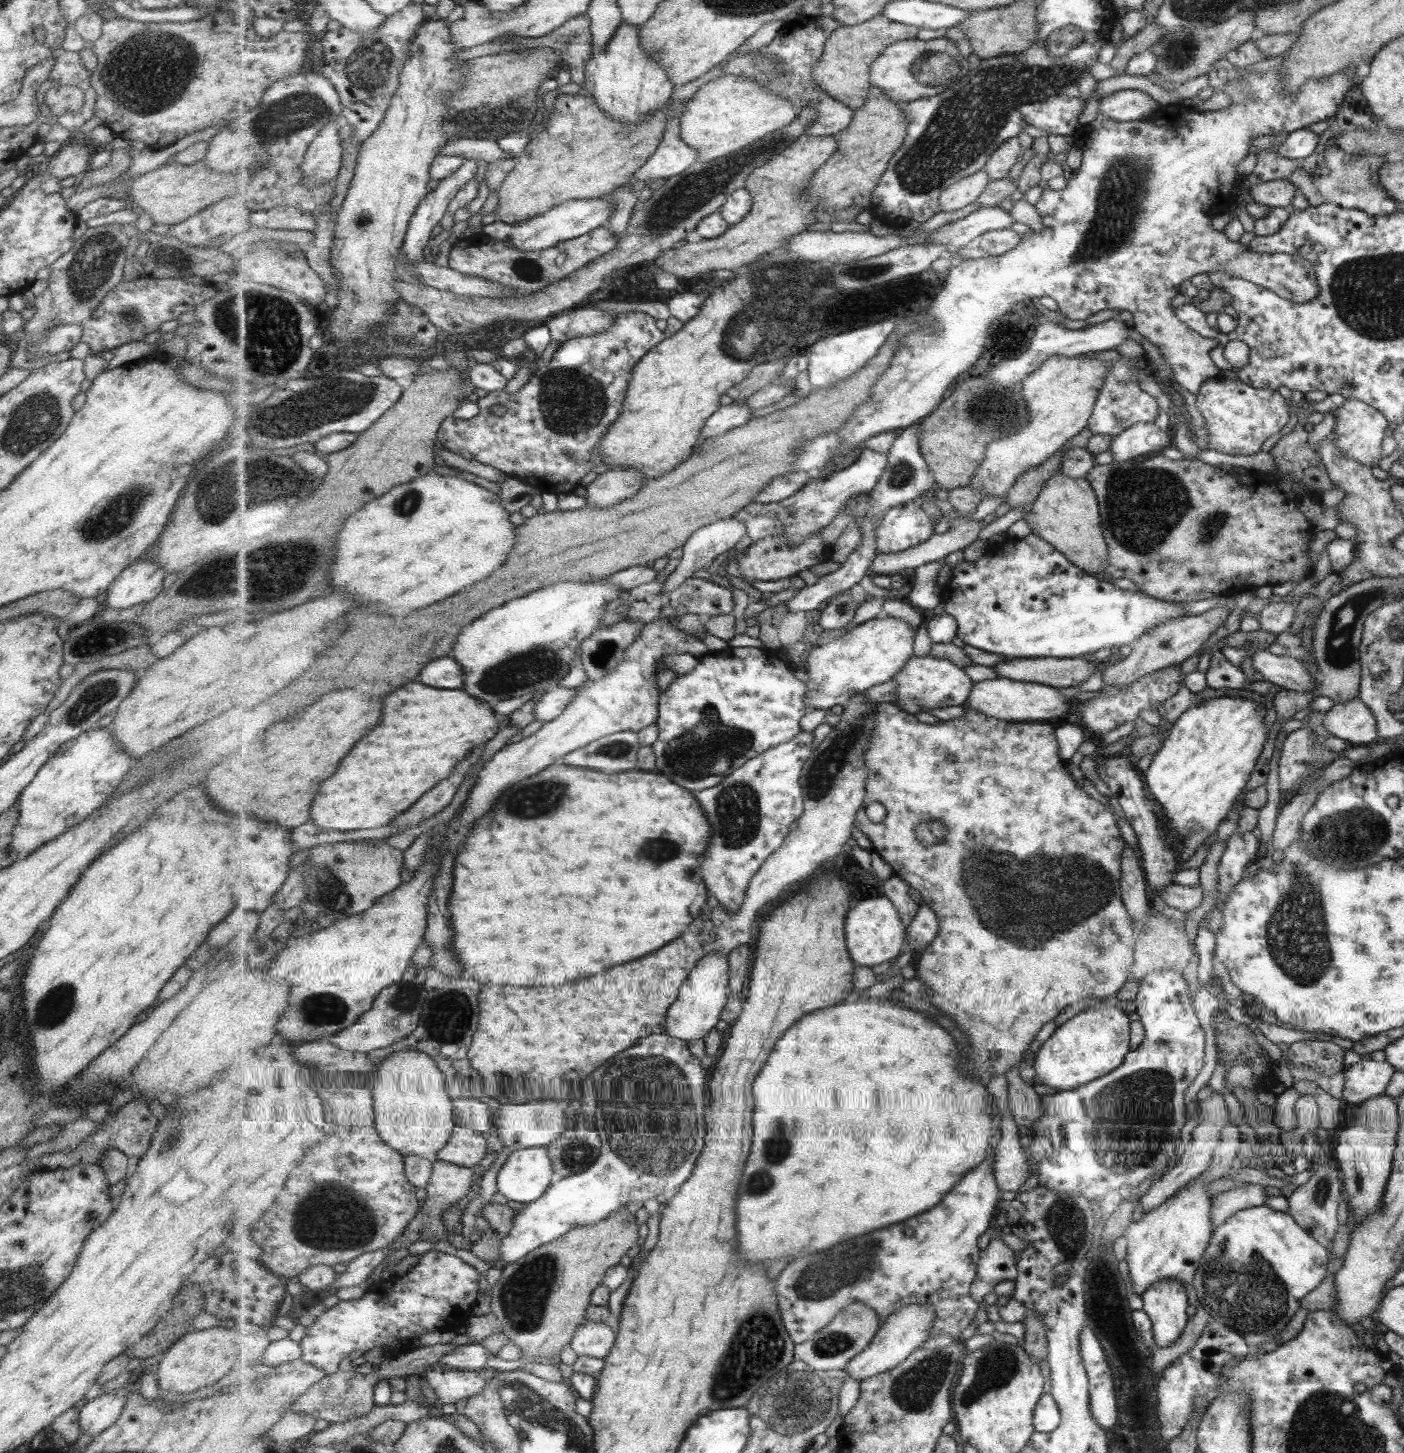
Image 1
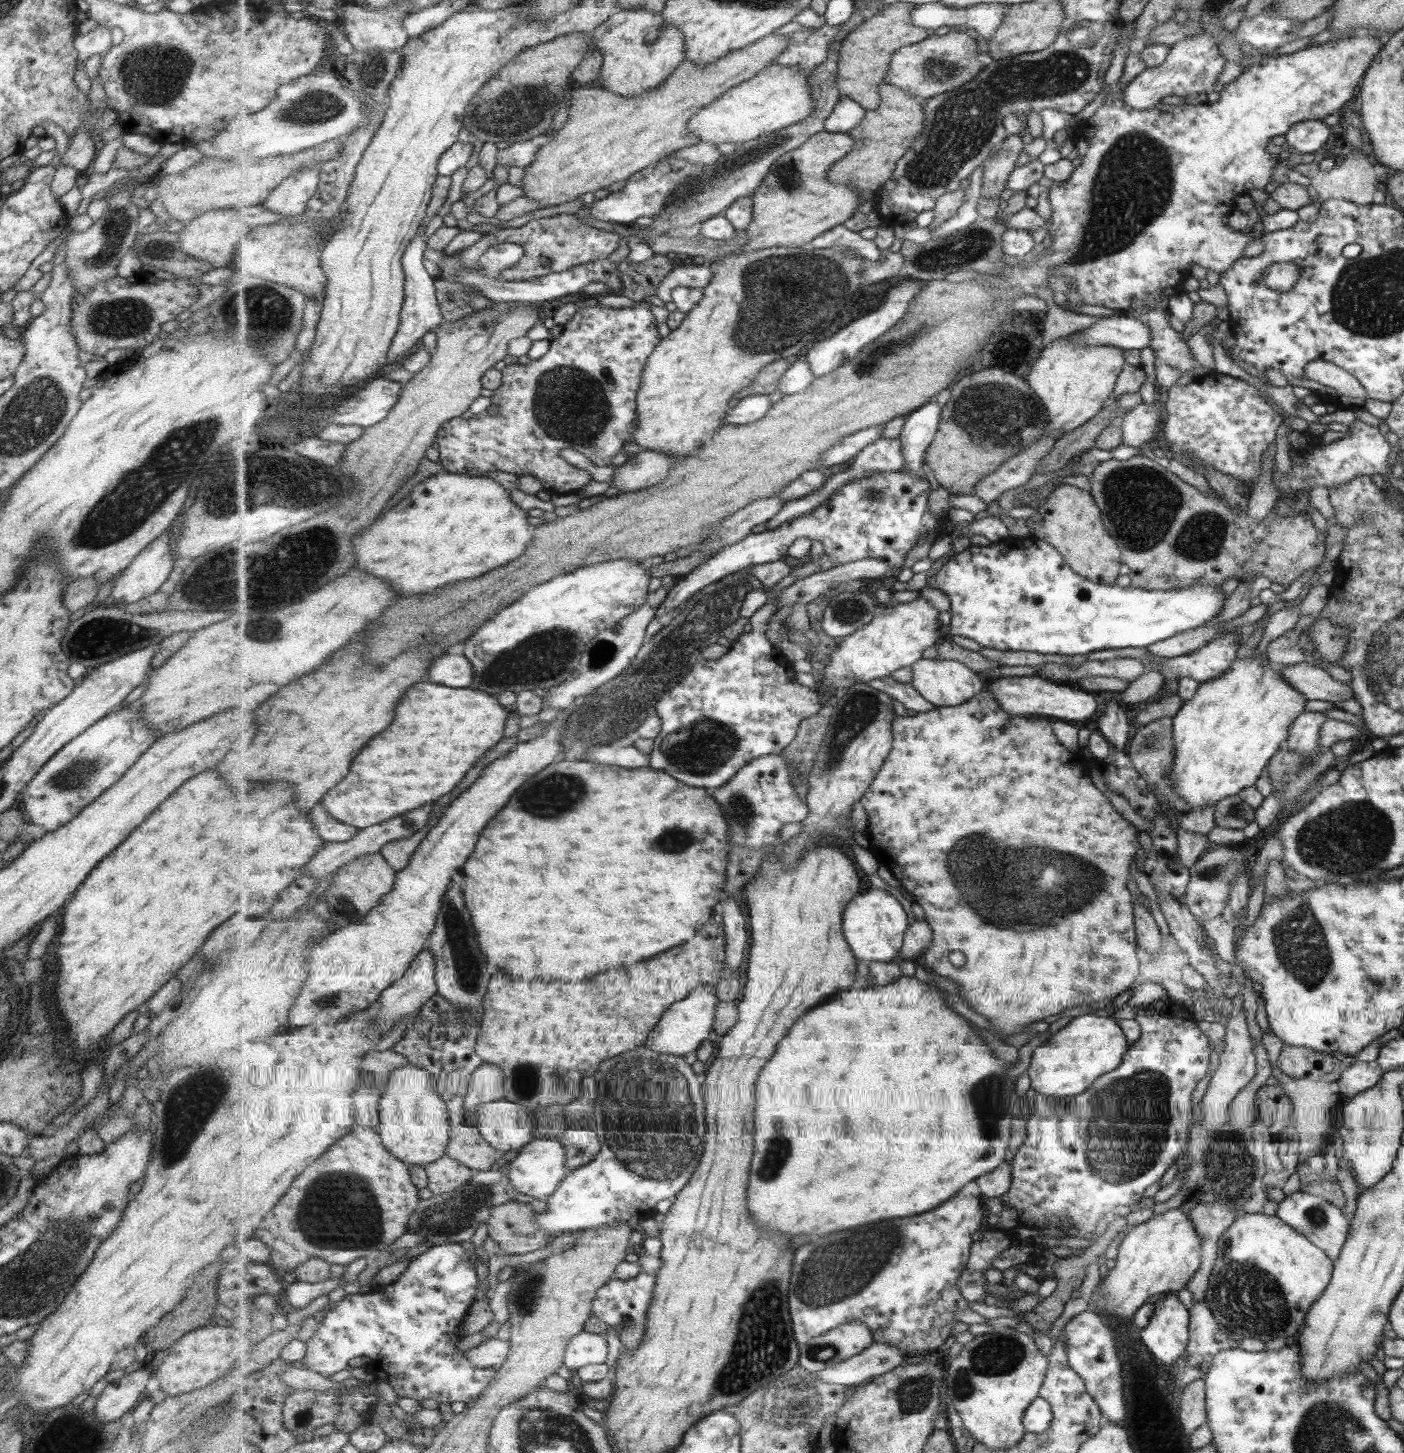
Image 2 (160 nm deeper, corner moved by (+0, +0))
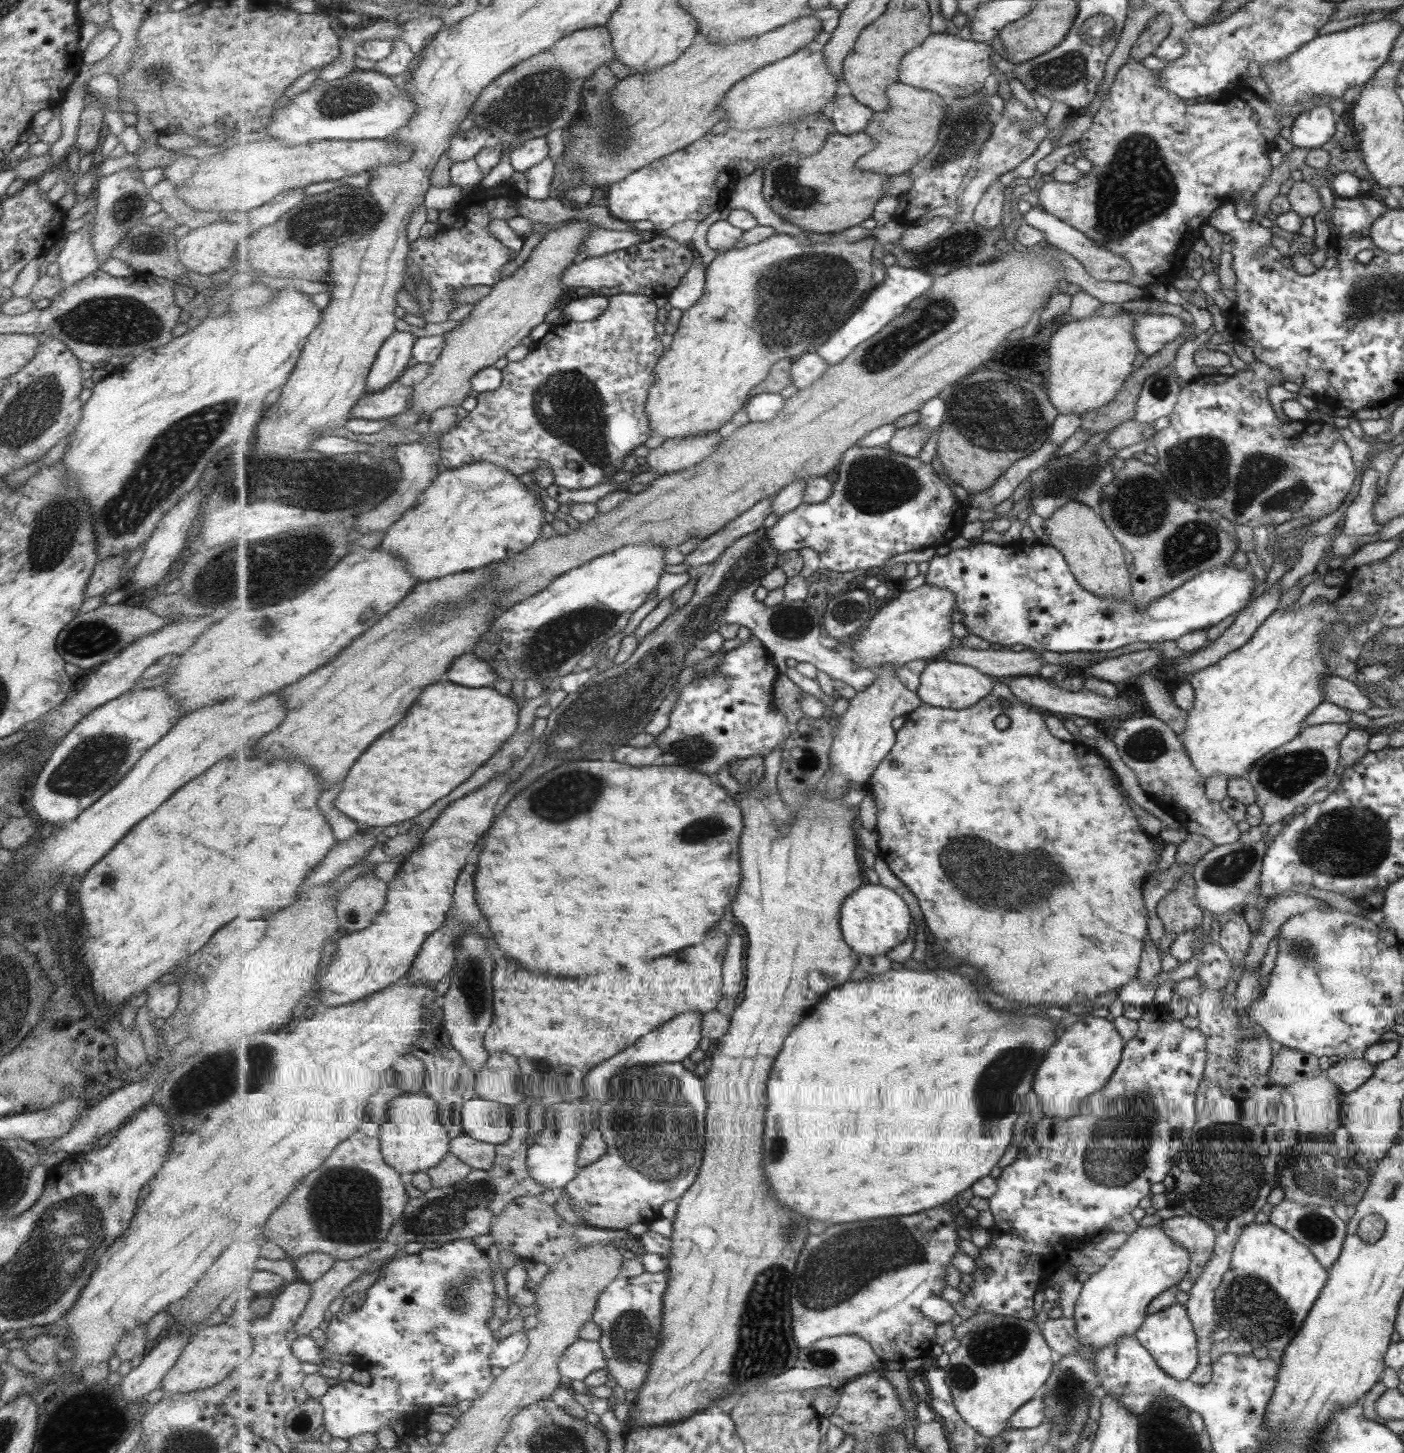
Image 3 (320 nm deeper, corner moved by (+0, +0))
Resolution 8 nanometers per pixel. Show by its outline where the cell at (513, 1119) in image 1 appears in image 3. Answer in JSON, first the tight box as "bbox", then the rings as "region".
{"bbox":[462,1096,513,1144],"region":[[[476,1096],[465,1102],[462,1123],[465,1134],[489,1144],[503,1144],[512,1131],[513,1106]]]}

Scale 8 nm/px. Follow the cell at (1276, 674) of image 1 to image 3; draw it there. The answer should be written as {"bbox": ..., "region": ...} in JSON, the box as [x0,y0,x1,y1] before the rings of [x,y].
{"bbox":[1322,673,1374,713],"region":[[[1326,673],[1326,678],[1322,680],[1322,692],[1324,700],[1331,701],[1341,708],[1352,712],[1363,713],[1374,704],[1360,691],[1360,687],[1349,679],[1333,676]]]}

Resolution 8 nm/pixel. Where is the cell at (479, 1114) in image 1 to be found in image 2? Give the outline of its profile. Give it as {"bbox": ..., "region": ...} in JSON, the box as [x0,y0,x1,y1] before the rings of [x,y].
{"bbox":[466,1063,506,1126],"region":[[[485,1063],[472,1074],[472,1081],[466,1098],[469,1110],[469,1124],[476,1126],[476,1108],[483,1103],[505,1099],[506,1078],[497,1064]]]}

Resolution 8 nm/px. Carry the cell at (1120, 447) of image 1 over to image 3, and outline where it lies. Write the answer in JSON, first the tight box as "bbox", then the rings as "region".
{"bbox":[1135,364,1180,424],"region":[[[1167,364],[1145,378],[1136,400],[1135,422],[1151,424],[1158,418],[1169,416],[1180,389],[1172,372],[1175,372],[1173,366]]]}

